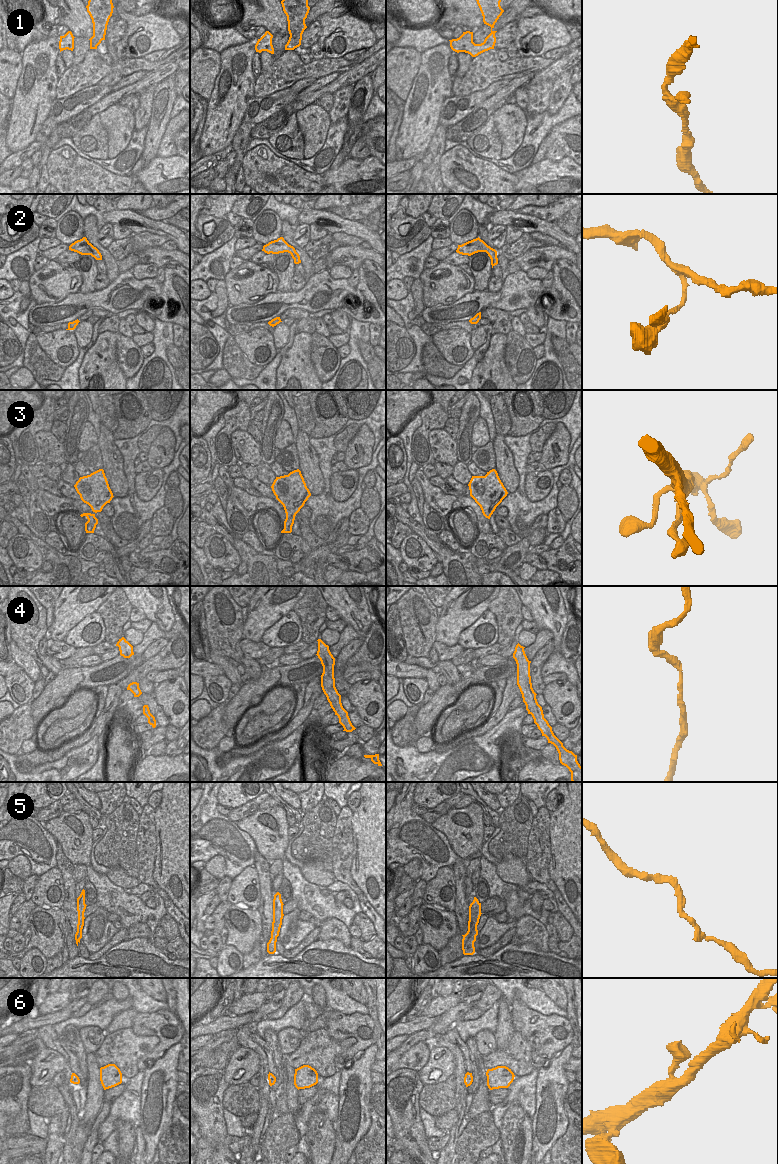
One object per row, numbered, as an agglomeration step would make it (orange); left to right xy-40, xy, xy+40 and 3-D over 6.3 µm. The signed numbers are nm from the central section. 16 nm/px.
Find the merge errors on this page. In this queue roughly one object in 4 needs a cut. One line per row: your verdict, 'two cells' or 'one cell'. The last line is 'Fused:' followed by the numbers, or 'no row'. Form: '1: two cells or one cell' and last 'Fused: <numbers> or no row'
1: one cell
2: one cell
3: one cell
4: one cell
5: one cell
6: one cell
Fused: no row

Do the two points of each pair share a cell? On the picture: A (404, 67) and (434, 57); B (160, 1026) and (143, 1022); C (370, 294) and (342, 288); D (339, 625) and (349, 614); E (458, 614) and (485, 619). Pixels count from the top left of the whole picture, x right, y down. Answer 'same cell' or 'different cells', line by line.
A: different cells
B: same cell
C: different cells
D: different cells
E: different cells

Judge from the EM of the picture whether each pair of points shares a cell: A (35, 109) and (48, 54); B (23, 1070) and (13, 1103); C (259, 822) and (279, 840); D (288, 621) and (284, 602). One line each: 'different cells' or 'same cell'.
A: same cell
B: same cell
C: same cell
D: different cells

